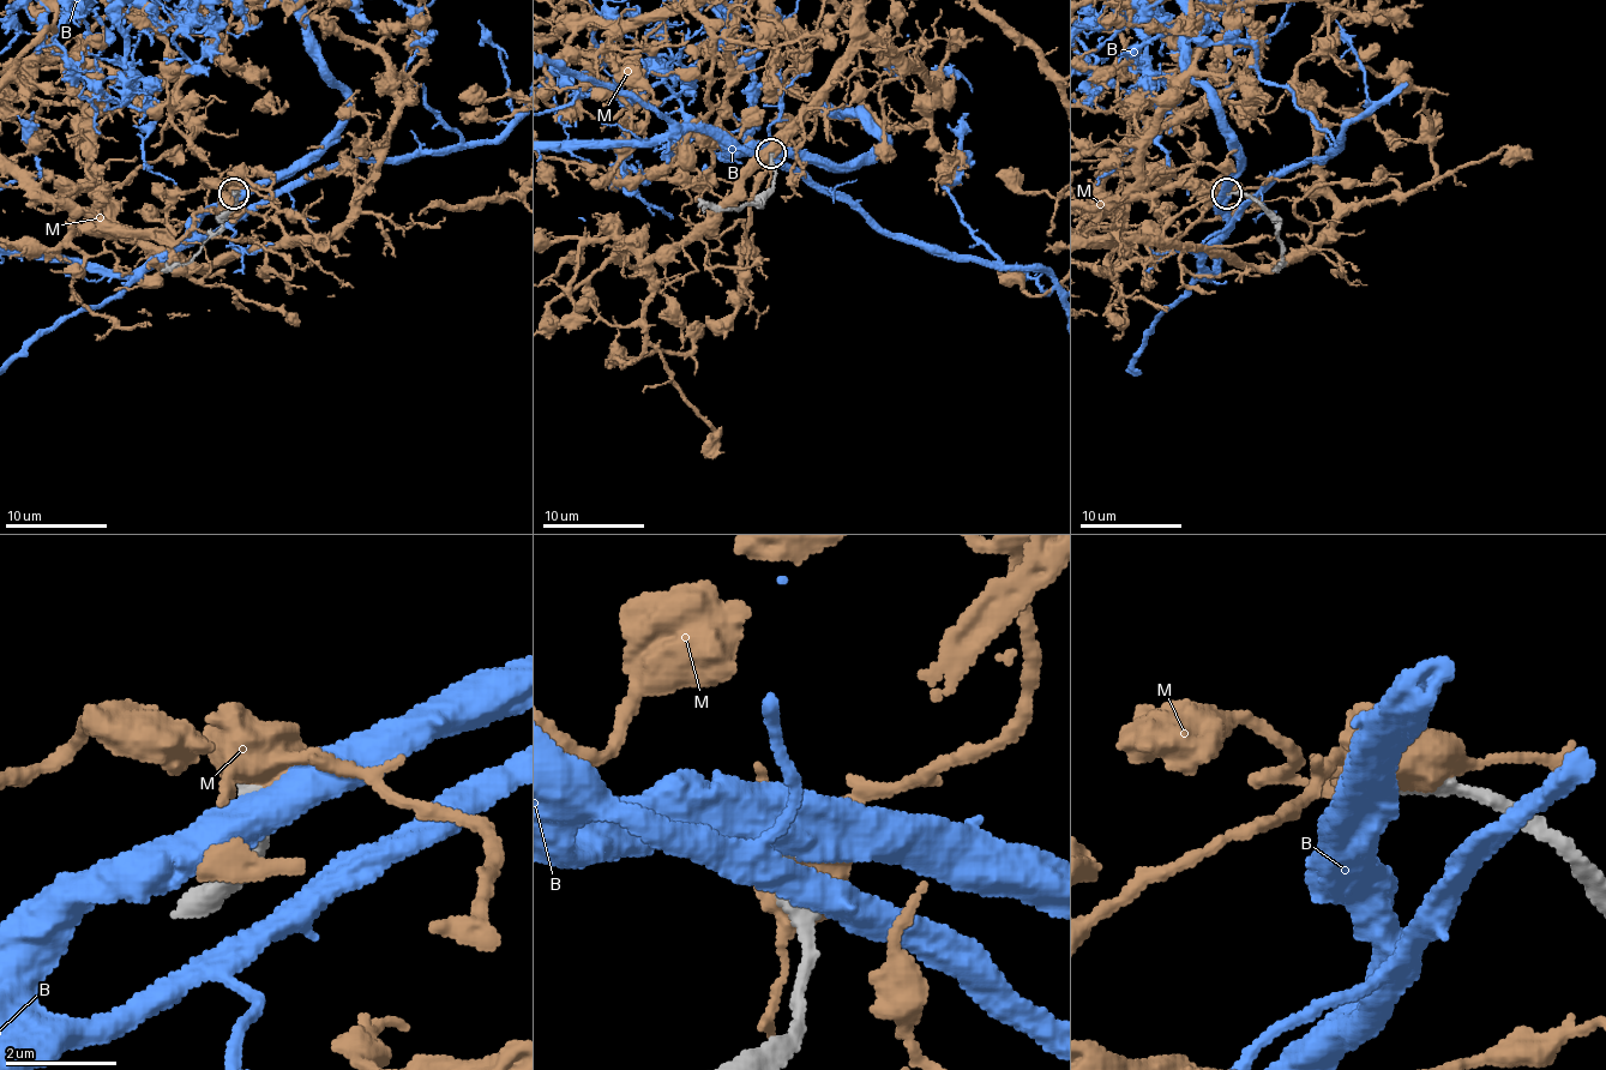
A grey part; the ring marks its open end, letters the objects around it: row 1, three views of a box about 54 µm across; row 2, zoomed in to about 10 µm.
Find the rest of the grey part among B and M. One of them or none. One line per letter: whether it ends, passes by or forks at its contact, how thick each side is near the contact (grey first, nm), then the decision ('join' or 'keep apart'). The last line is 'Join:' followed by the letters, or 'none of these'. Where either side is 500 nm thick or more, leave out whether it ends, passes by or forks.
B: 240 nm thick on the grey side, 600 nm on the other; keep apart
M: 360 nm thick on the grey side, 600 nm on the other; keep apart
Join: none of these

